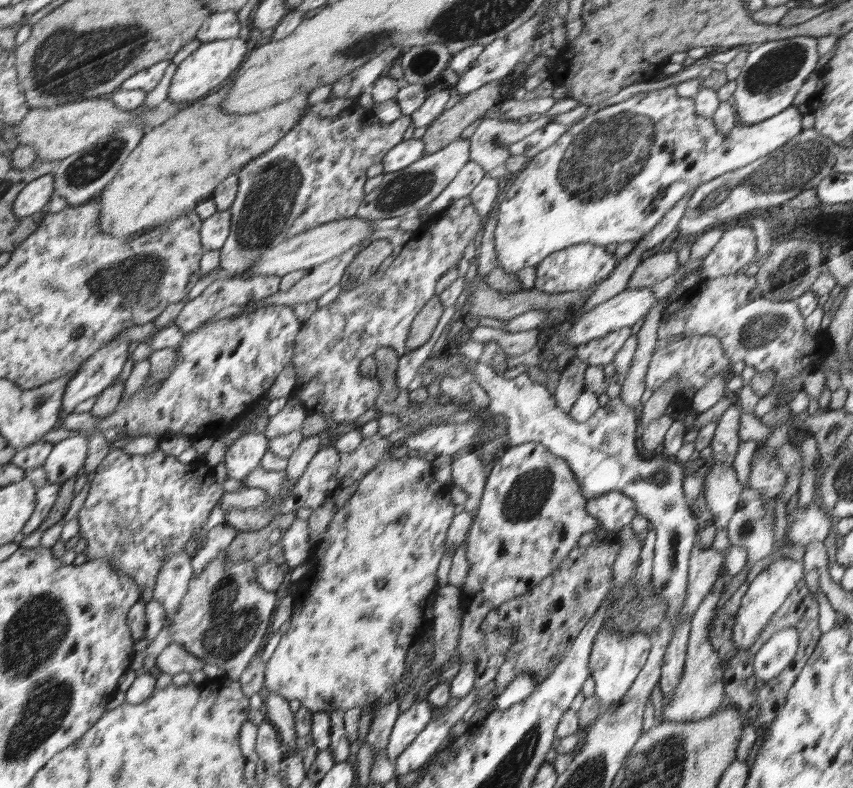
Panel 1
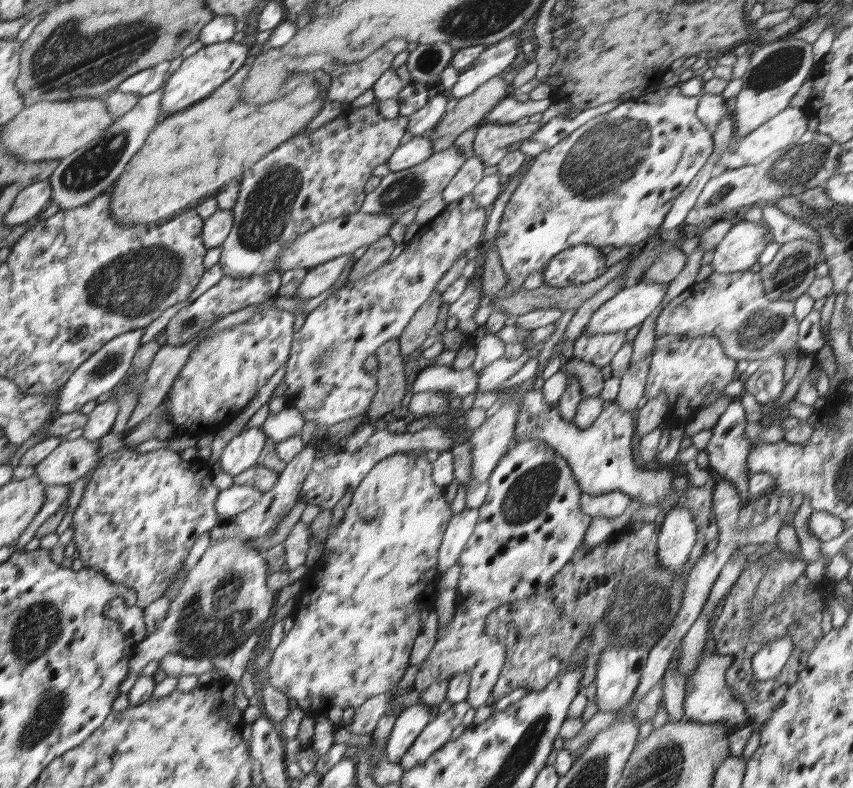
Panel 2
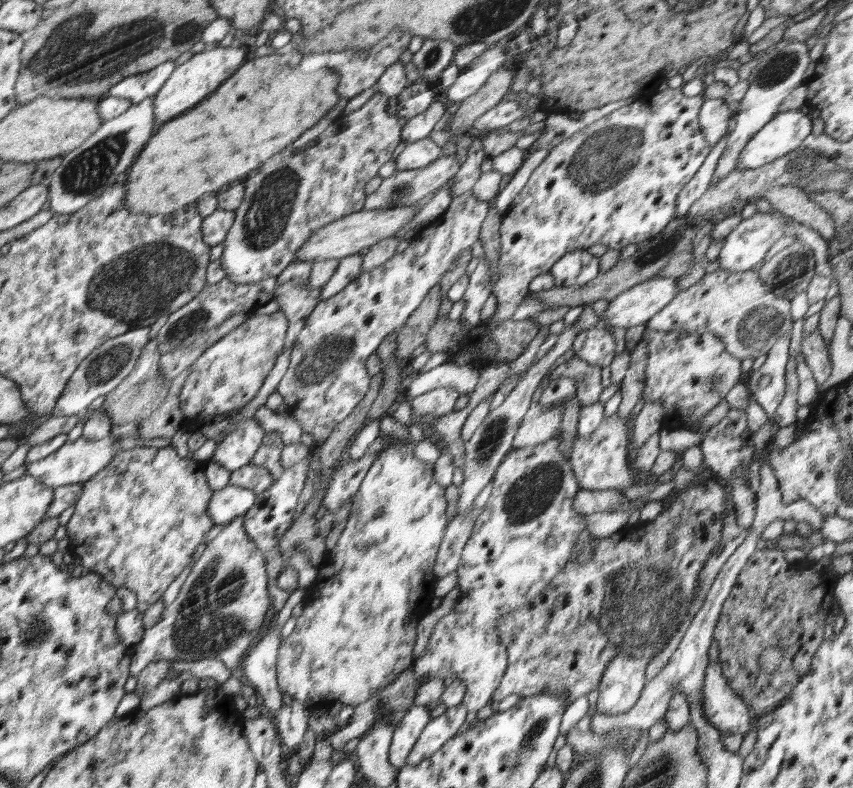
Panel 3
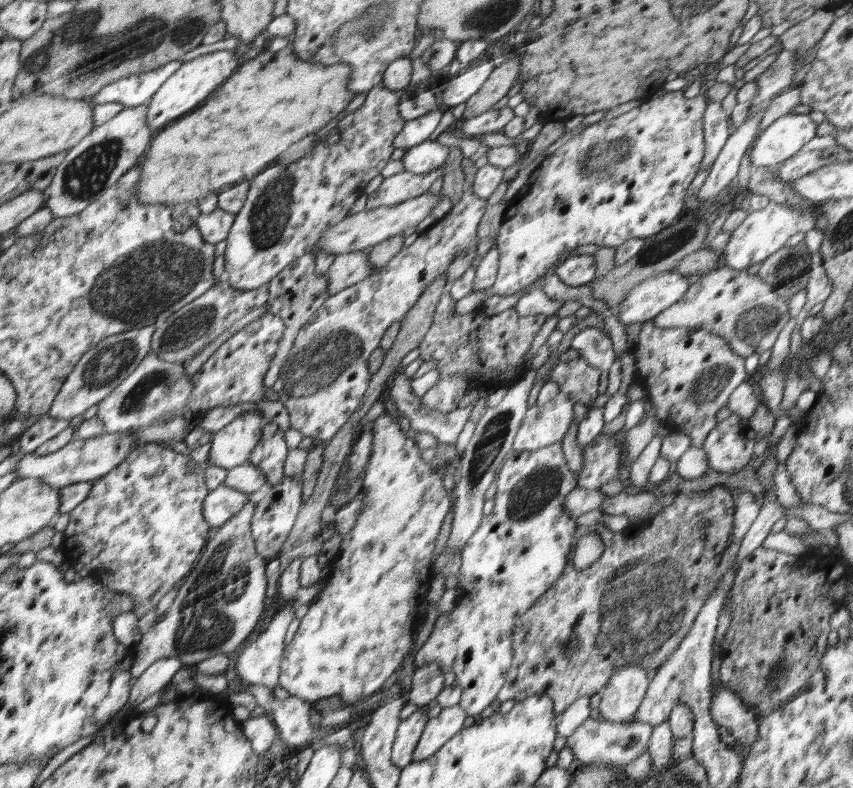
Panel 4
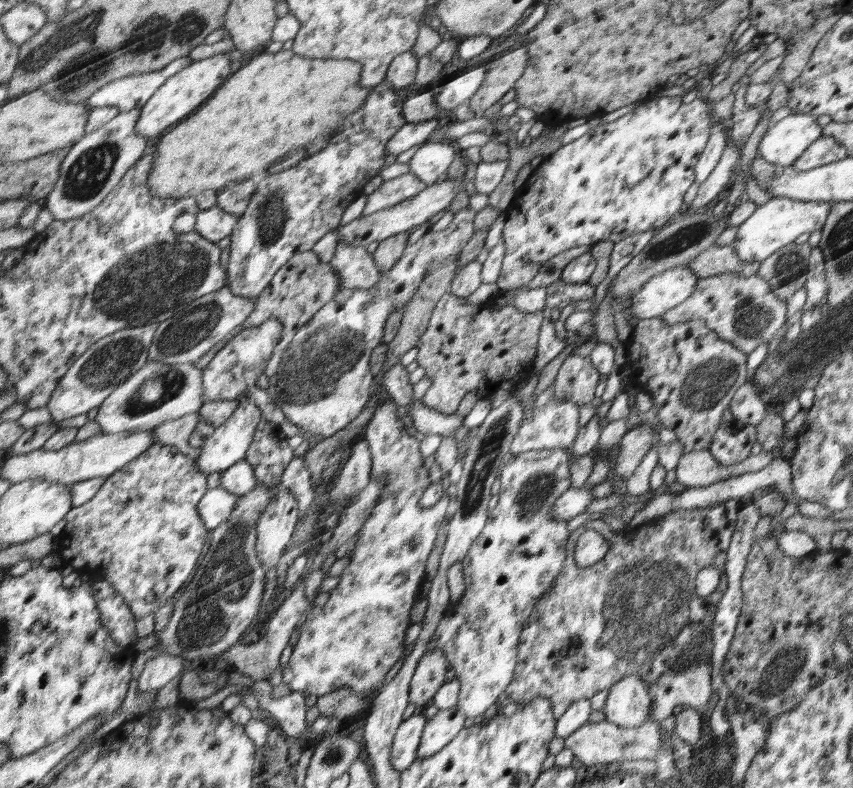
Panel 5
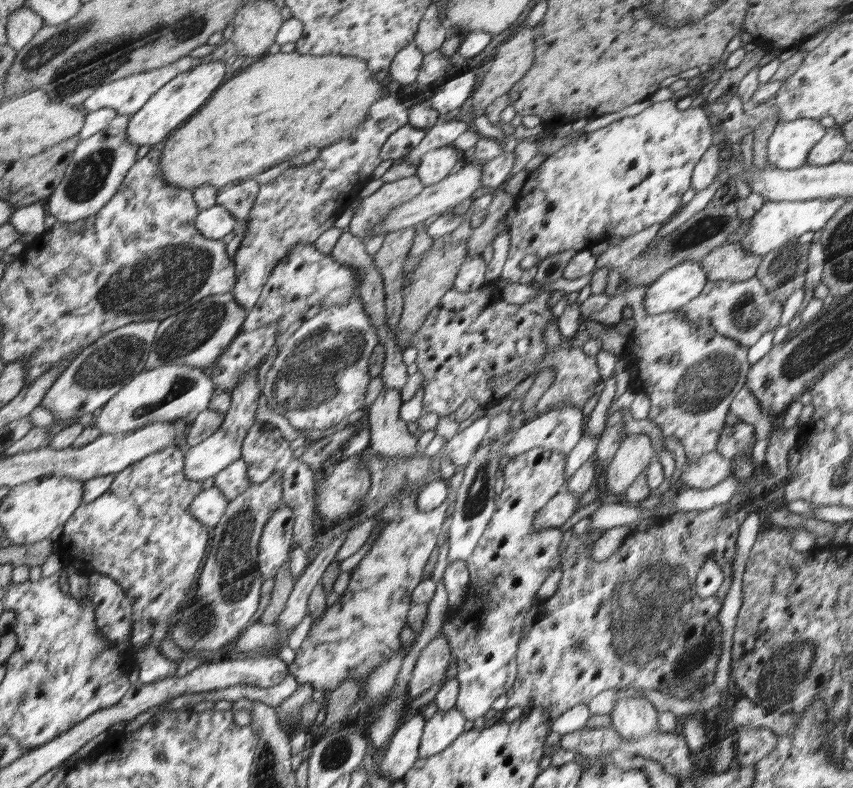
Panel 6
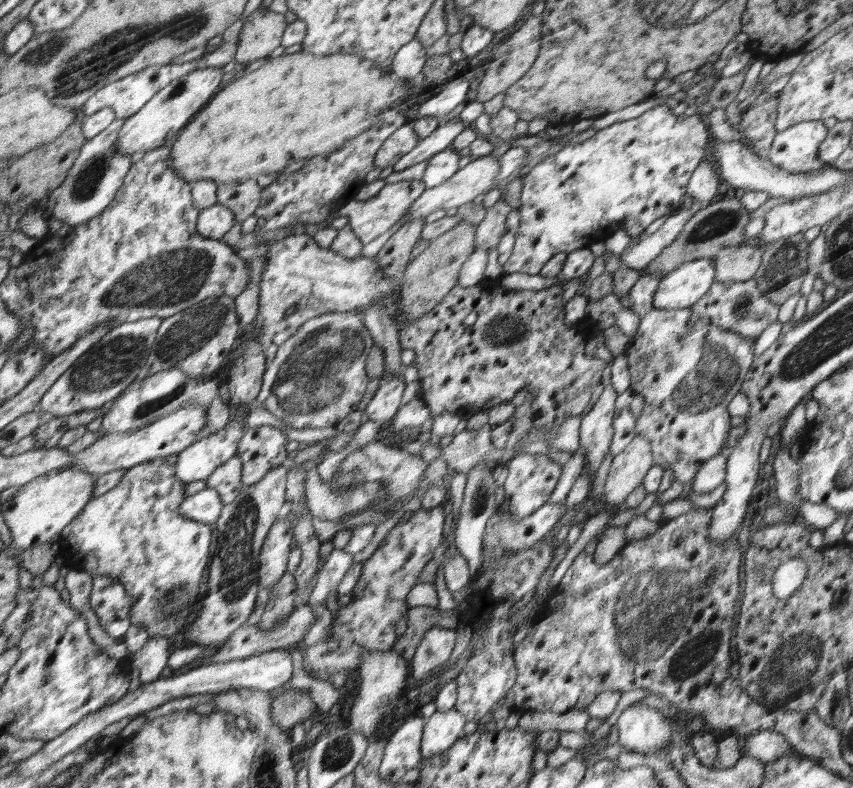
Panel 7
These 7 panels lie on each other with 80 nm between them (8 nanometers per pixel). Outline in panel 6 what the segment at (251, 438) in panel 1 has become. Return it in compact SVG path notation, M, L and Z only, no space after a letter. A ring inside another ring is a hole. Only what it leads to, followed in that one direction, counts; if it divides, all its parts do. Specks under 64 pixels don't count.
M252 371L246 377L242 377L241 382L238 382L238 386L231 393L230 408L226 413L226 418L218 430L200 444L189 447L184 452L186 465L182 468L182 472L186 475L186 480L204 481L241 458L242 445L250 427L255 423L257 401L261 396L258 373L258 371Z

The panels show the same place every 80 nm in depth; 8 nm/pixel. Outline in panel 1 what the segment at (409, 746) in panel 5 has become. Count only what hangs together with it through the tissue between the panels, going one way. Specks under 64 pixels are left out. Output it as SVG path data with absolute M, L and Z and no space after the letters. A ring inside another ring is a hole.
M427 700L418 701L398 715L386 748L387 758L396 760L404 749L424 730L437 710Z

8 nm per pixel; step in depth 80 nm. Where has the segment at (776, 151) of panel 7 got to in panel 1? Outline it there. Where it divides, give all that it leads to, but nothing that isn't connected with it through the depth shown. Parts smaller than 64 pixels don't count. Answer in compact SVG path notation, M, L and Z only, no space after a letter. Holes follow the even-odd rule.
M674 85L658 90L638 93L627 100L592 113L584 117L581 121L578 121L578 123L573 123L552 146L548 146L548 148L530 158L523 170L517 173L517 177L513 182L505 185L502 196L499 199L494 229L494 255L506 273L517 274L522 268L538 266L549 254L556 253L572 245L580 245L583 242L594 243L598 246L606 246L610 243L620 244L630 242L630 240L638 242L648 236L648 234L660 224L665 214L668 213L669 210L672 210L677 202L680 202L682 198L686 196L690 196L690 194L698 187L701 187L702 184L705 184L713 178L721 177L724 173L741 169L743 166L753 163L756 159L762 158L762 156L766 156L770 154L770 152L774 152L774 150L778 150L778 148L784 146L788 140L792 140L794 136L800 134L800 132L803 131L801 123L802 117L803 115L798 111L797 106L789 106L786 110L776 114L776 116L767 118L762 122L751 125L736 124L730 134L726 136L726 138L722 138L713 120L697 113L695 99L693 97L684 98L678 95L677 87Z

